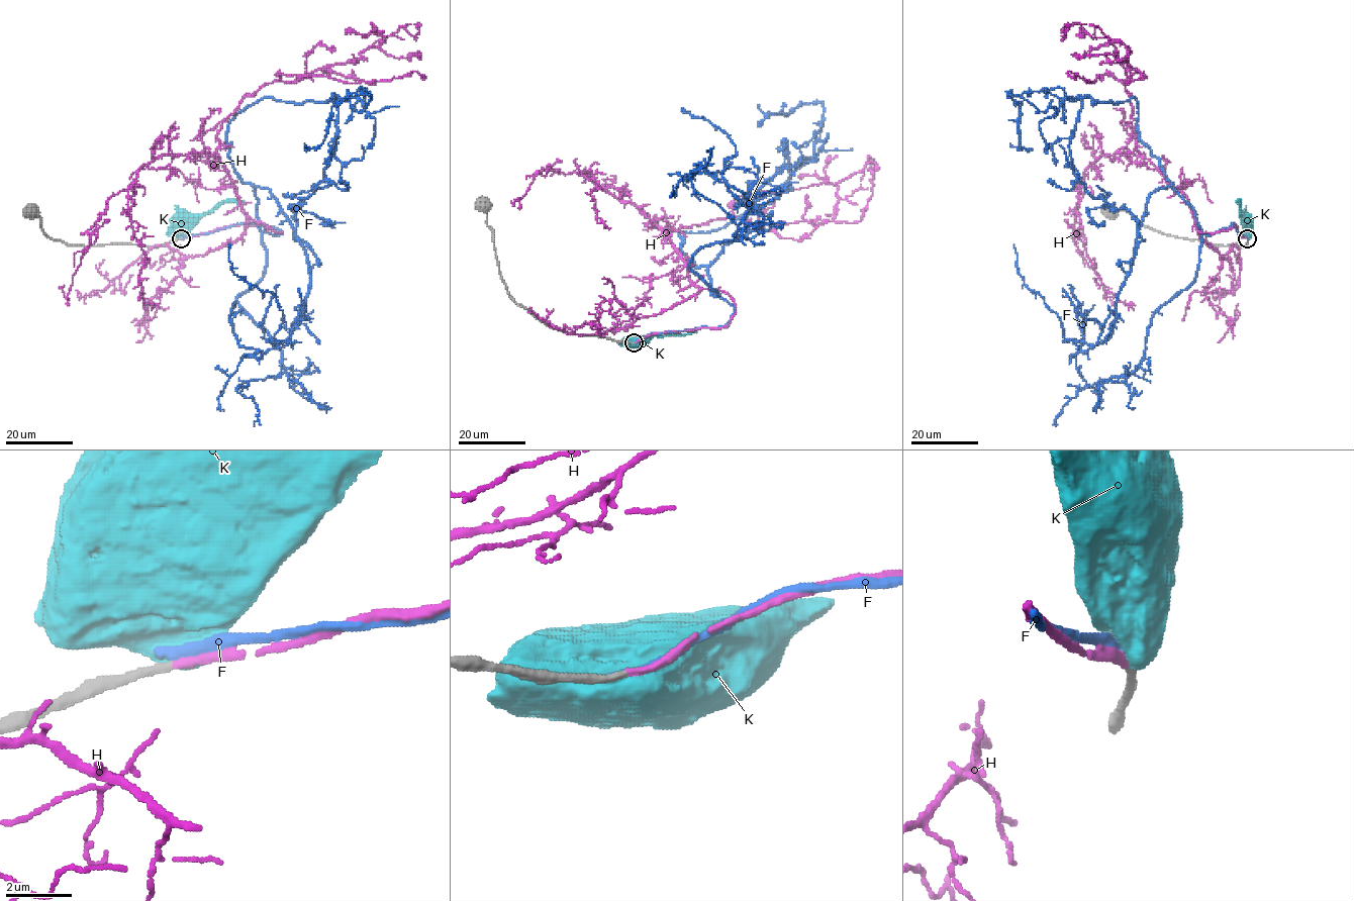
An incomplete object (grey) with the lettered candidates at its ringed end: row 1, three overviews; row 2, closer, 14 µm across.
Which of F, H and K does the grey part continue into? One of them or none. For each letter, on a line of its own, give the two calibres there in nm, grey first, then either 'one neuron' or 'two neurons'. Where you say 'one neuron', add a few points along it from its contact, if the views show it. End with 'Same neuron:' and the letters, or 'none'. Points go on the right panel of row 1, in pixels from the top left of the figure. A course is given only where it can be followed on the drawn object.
F: 240/240 nm | two neurons
H: 200/240 nm | one neuron | via (1247, 237), (1196, 229), (1136, 148), (1130, 51), (1091, 24), (1061, 40)
K: 240/800 nm | two neurons
Same neuron: H

